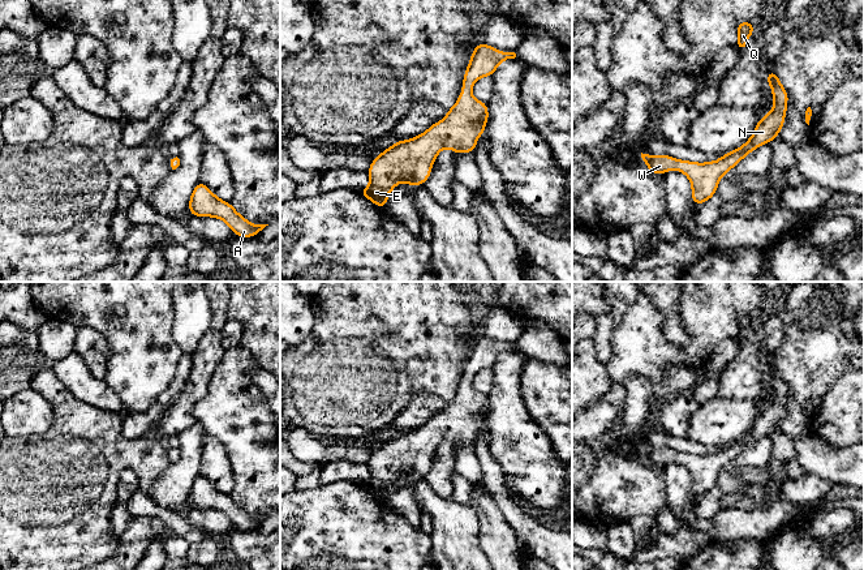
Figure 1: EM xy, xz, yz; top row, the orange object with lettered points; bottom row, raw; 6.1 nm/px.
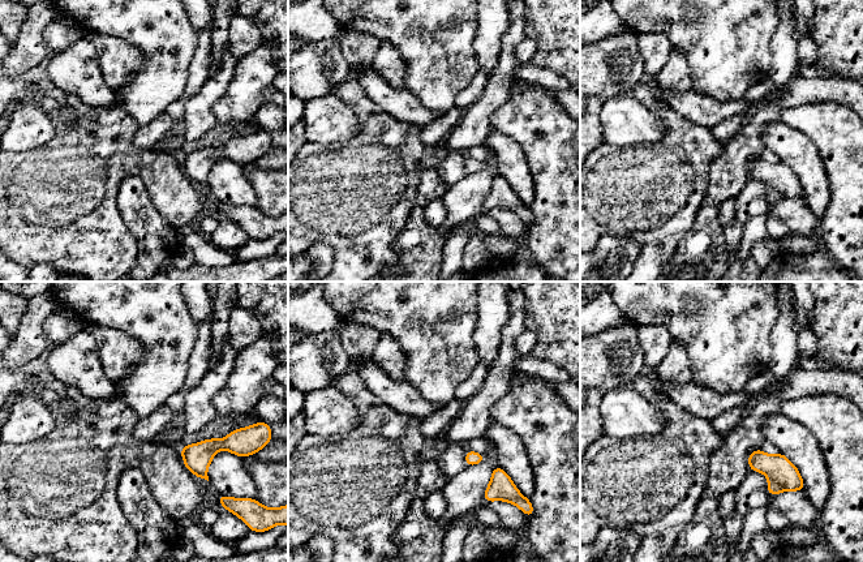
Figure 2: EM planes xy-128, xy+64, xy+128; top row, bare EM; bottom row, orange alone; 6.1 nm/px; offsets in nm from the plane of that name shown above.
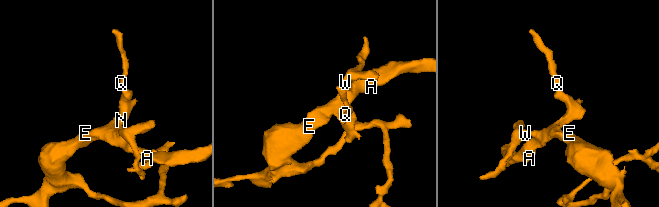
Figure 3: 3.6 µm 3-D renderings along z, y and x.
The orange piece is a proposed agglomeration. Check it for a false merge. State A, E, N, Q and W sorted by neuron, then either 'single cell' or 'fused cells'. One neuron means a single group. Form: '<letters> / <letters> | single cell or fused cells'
A E N Q W | single cell

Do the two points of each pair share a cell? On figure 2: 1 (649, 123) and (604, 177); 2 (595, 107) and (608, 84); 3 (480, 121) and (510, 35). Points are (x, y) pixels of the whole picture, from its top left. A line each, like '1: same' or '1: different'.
1: different
2: different
3: same

